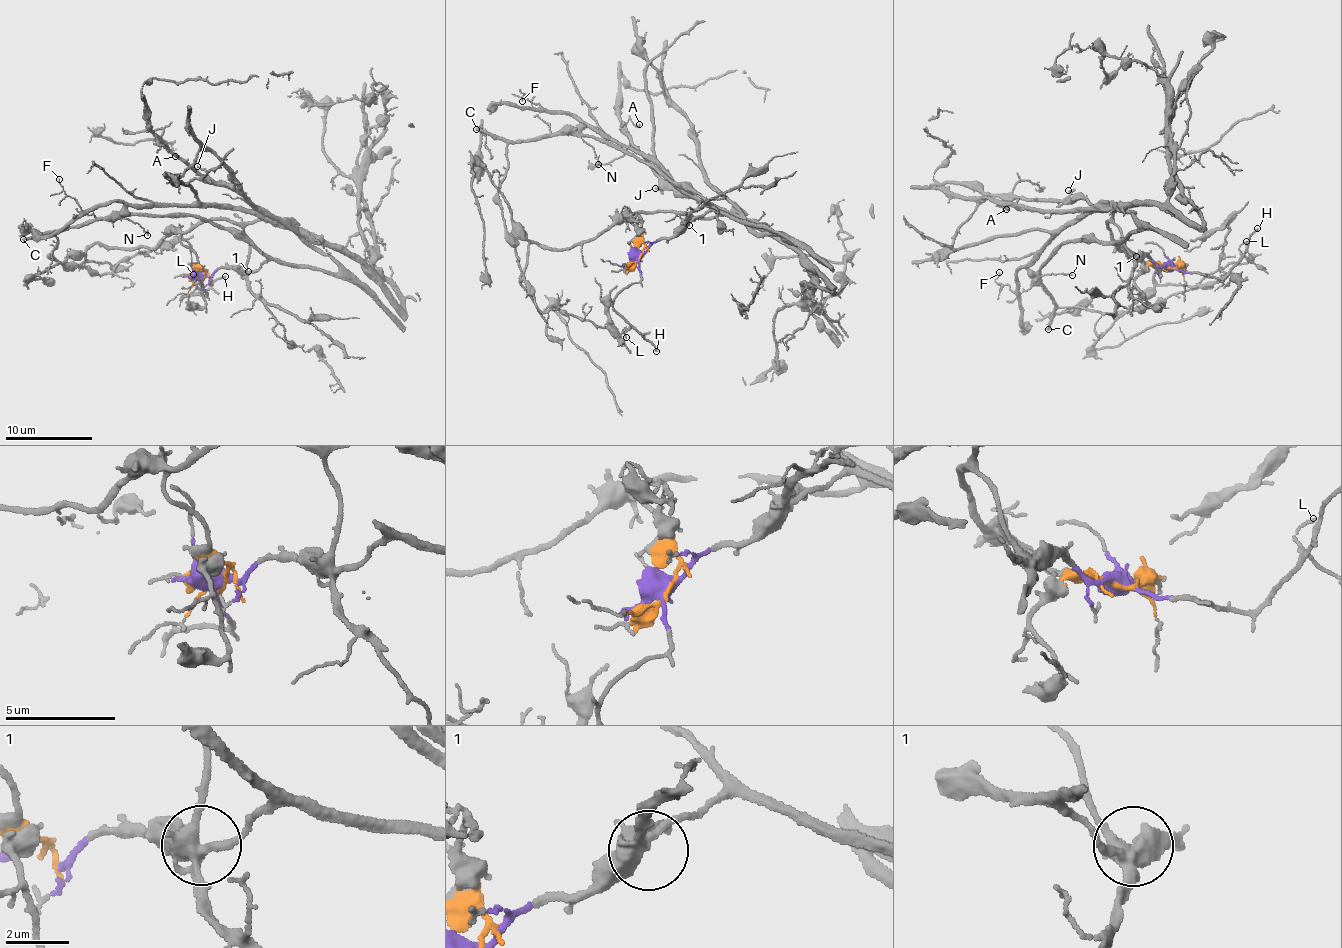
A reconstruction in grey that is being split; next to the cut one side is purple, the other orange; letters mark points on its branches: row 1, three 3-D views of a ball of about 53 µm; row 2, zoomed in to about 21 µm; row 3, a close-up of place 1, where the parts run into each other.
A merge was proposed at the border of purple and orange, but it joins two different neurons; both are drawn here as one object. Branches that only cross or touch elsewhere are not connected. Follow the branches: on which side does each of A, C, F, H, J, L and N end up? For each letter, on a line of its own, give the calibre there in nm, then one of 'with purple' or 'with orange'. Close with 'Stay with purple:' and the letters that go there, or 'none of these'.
A: 130 nm | with orange
C: 260 nm | with purple
F: 100 nm | with orange
H: 150 nm | with purple
J: 120 nm | with orange
L: 110 nm | with purple
N: 120 nm | with purple
Stay with purple: C, H, L, N

